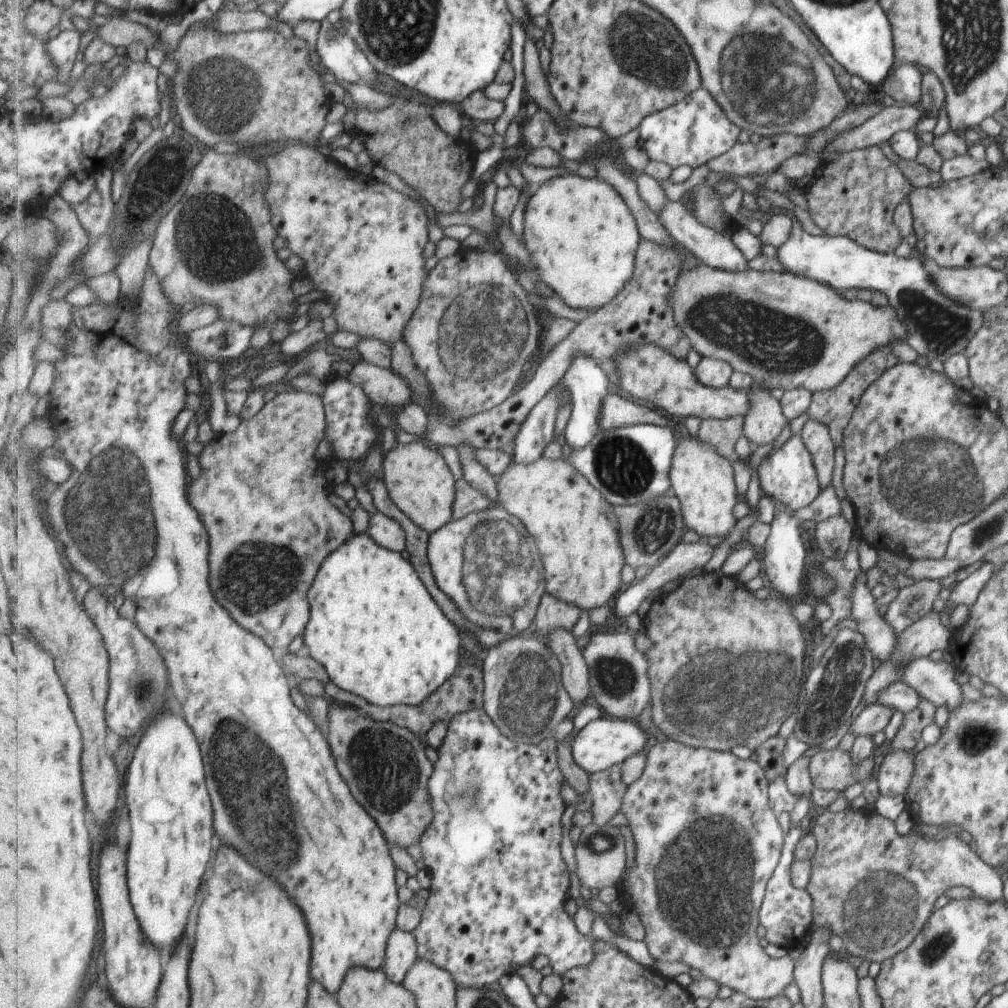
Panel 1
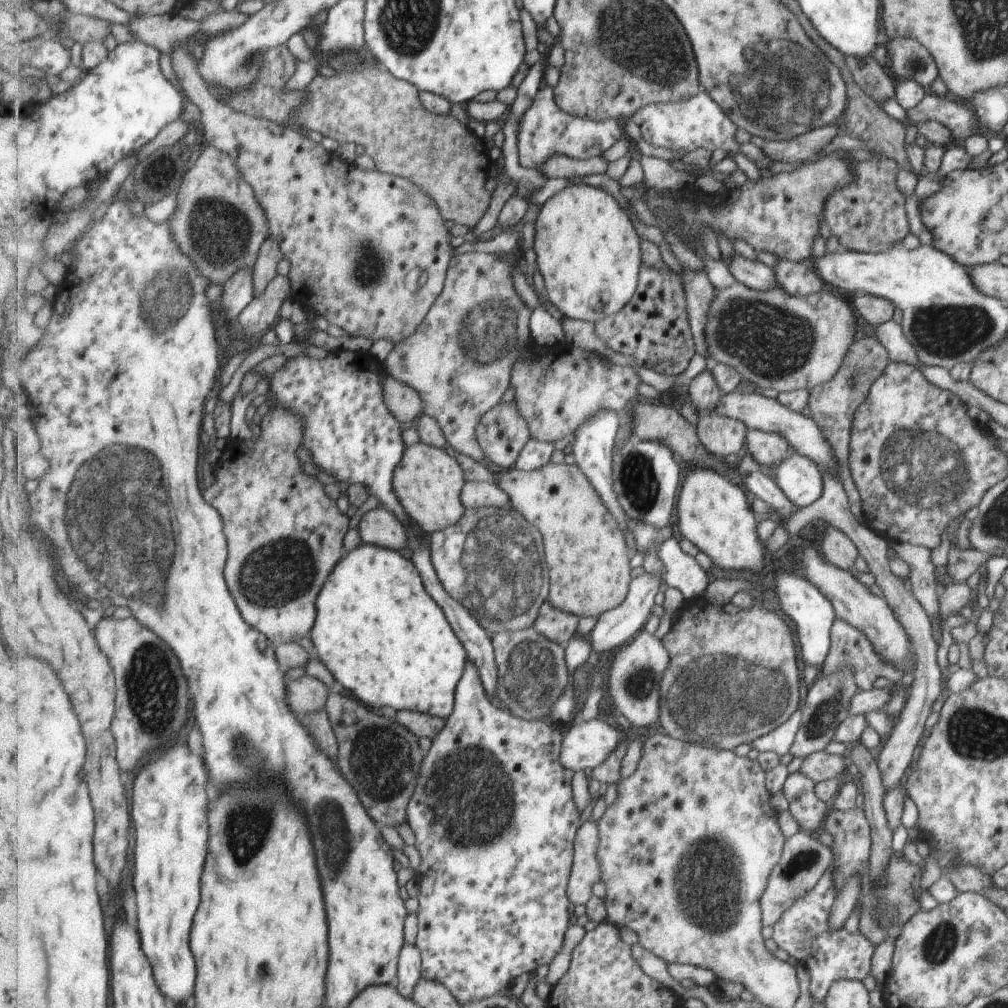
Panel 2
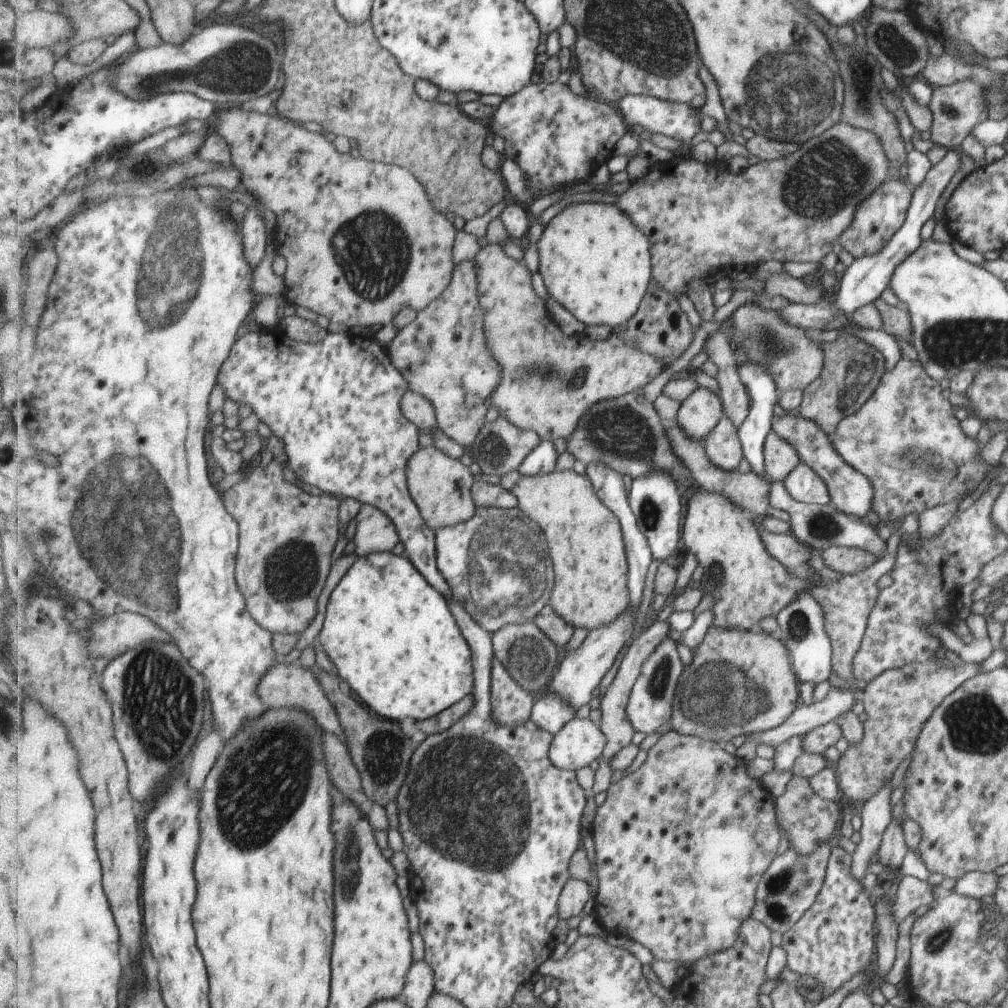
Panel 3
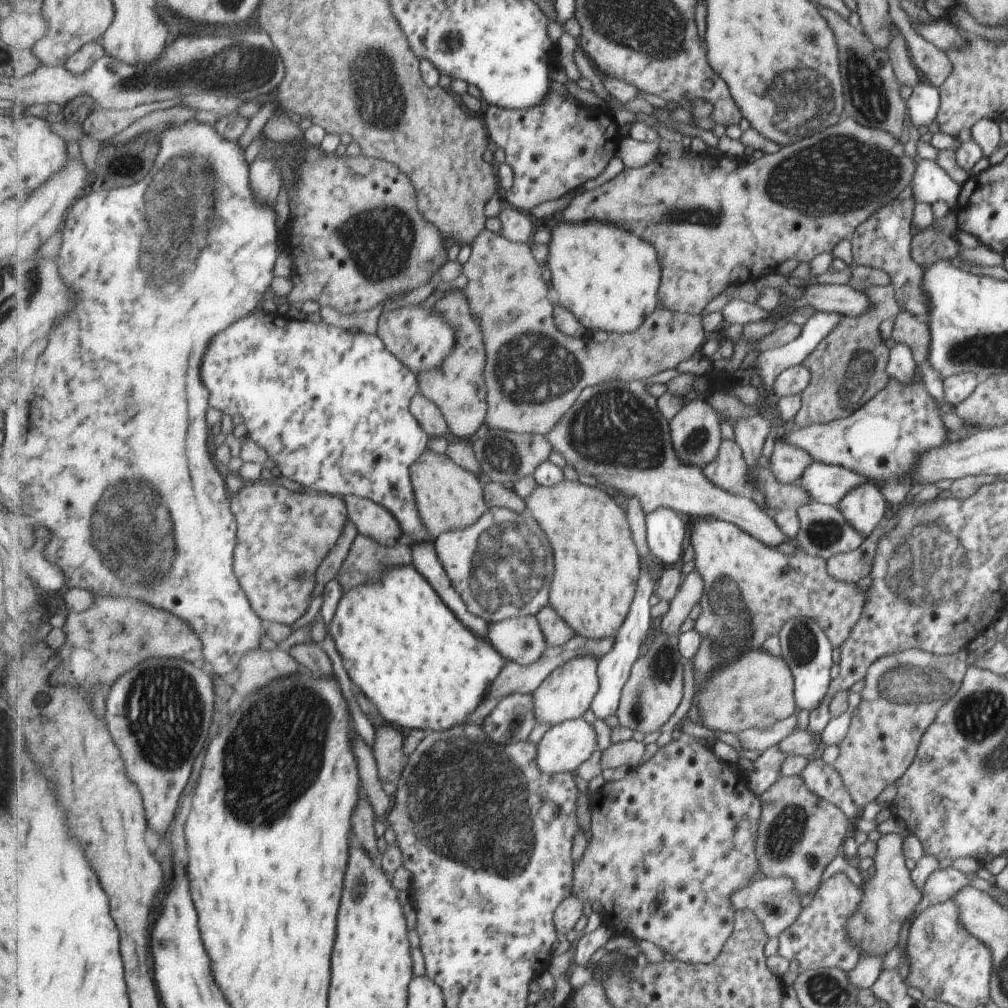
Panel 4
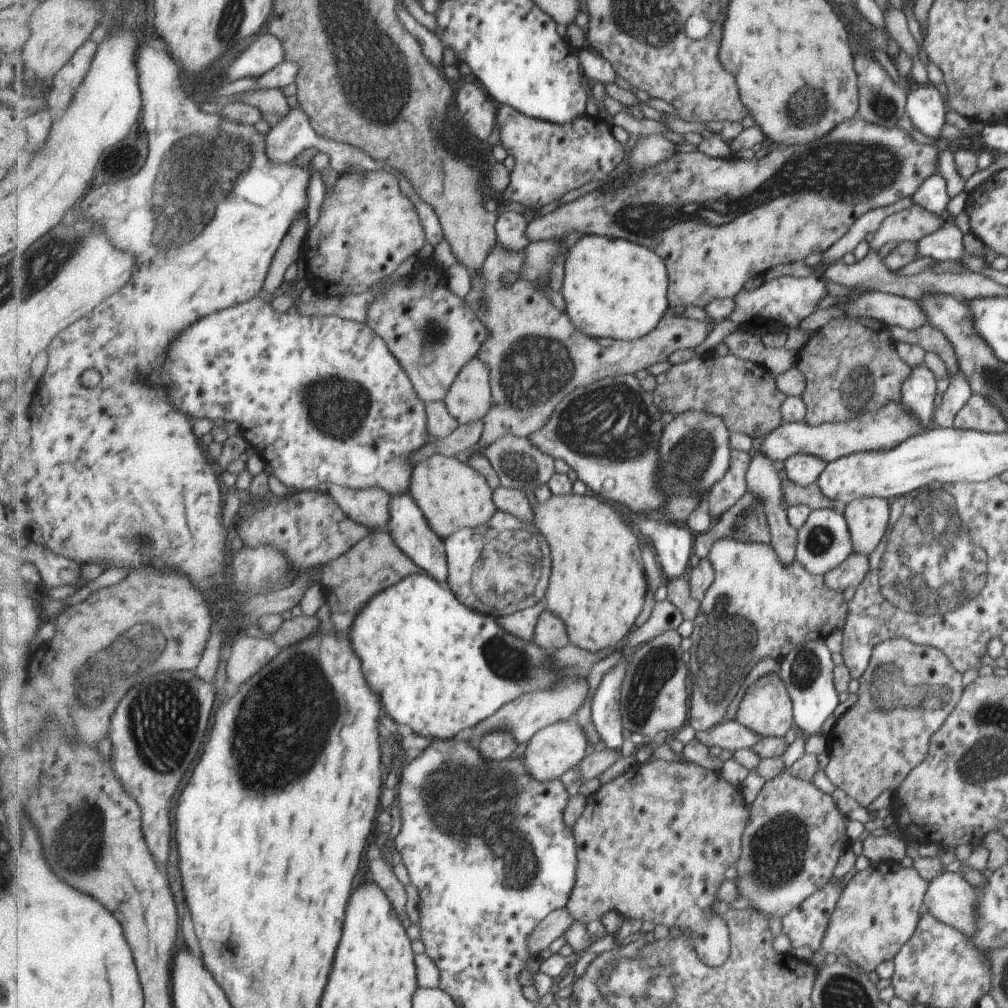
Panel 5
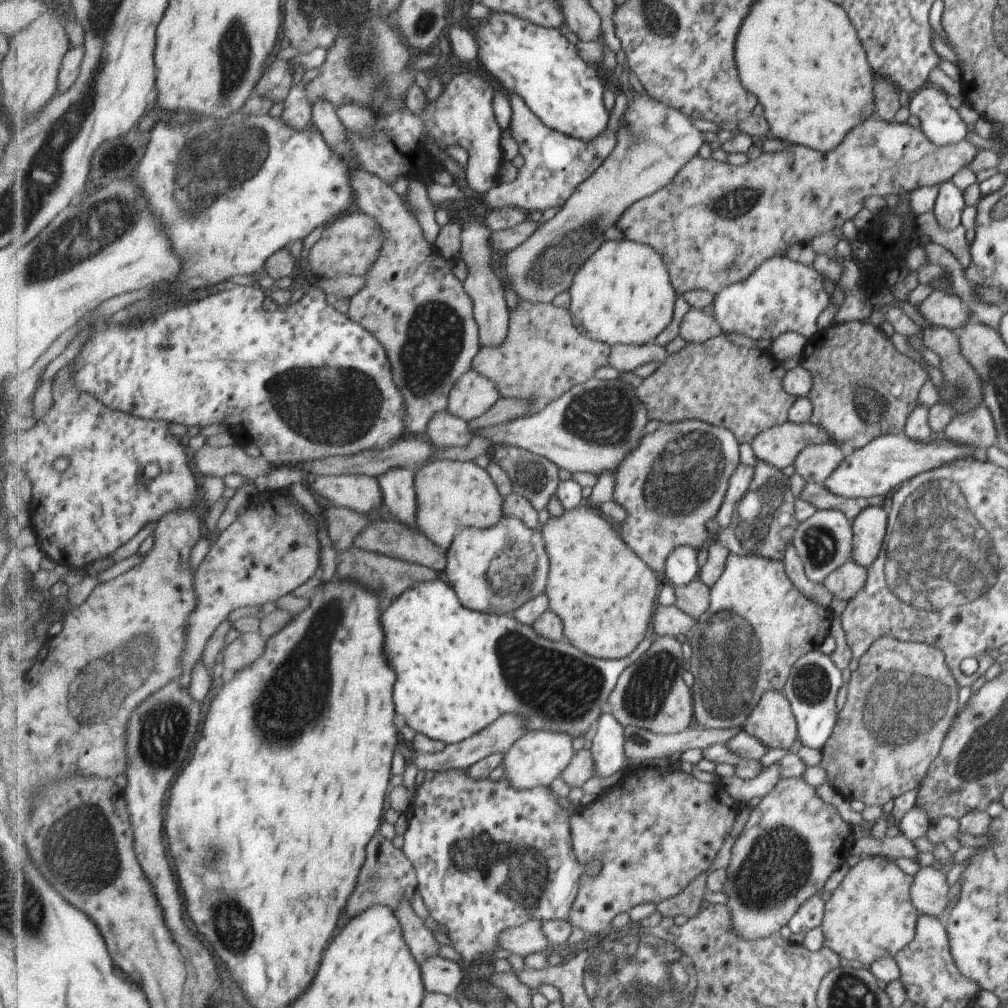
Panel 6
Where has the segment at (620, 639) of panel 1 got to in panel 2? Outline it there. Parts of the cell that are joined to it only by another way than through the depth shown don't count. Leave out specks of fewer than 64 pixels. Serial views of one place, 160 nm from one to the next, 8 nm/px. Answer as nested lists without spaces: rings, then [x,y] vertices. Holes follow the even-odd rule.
[[[639,631],[631,642],[621,647],[608,671],[608,694],[614,708],[635,726],[651,726],[660,720],[660,684],[668,669],[671,654],[663,639]]]

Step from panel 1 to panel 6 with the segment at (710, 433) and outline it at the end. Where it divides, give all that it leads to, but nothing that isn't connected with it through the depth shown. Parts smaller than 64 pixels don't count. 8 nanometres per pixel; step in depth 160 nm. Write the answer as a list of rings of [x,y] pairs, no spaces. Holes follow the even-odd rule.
[[[743,465],[736,466],[736,472],[732,474],[727,490],[723,496],[722,505],[720,506],[716,519],[719,526],[723,529],[729,524],[733,508],[739,500],[746,494],[747,486],[751,482],[753,476],[753,467]]]

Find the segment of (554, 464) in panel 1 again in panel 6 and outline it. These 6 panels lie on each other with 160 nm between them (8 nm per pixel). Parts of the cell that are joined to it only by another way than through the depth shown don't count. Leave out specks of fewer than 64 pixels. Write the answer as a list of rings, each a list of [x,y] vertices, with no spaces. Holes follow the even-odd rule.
[[[585,502],[583,506],[565,509],[561,516],[549,516],[541,526],[552,558],[552,573],[546,586],[549,610],[562,618],[566,640],[579,650],[600,659],[624,659],[645,640],[649,624],[655,618],[655,600],[659,594],[659,578],[652,566],[624,541],[621,532],[615,530],[615,524],[598,507]]]

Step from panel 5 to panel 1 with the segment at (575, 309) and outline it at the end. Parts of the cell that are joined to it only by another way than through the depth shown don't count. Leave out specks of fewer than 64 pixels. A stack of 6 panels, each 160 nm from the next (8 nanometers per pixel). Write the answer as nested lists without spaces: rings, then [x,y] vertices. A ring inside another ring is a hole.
[[[563,174],[536,186],[527,202],[524,217],[524,241],[531,260],[539,270],[544,284],[569,308],[584,309],[590,313],[605,308],[613,298],[625,290],[636,273],[637,252],[642,235],[624,196],[615,186],[599,177],[583,178],[581,174]]]

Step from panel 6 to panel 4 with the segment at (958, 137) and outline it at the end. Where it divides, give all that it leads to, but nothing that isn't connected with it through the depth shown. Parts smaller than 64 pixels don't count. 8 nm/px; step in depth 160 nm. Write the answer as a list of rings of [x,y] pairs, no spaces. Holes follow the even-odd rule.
[[[917,83],[906,101],[908,120],[913,126],[927,126],[931,120],[936,118],[940,106],[940,93],[932,84]]]

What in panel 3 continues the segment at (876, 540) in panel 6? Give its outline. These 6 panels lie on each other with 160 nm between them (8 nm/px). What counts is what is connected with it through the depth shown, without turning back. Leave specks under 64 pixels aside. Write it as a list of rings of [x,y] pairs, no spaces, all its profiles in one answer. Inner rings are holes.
[[[784,413],[782,416],[773,417],[770,422],[770,430],[781,437],[797,453],[799,463],[811,467],[827,484],[831,495],[831,505],[839,512],[858,518],[863,514],[873,514],[873,500],[875,490],[868,478],[856,471],[844,461],[833,448],[832,440],[824,430],[812,420],[801,415],[792,416]]]

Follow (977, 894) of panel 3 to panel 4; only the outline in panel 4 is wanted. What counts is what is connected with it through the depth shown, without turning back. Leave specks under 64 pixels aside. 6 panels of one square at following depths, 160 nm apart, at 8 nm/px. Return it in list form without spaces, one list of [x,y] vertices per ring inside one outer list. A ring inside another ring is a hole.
[[[950,866],[942,870],[937,868],[930,873],[925,880],[919,902],[913,907],[908,918],[901,924],[897,935],[897,946],[900,949],[905,949],[909,928],[923,909],[929,905],[952,899],[962,888],[970,887],[967,884],[971,882],[971,878],[975,877],[977,877],[975,873],[963,873]]]

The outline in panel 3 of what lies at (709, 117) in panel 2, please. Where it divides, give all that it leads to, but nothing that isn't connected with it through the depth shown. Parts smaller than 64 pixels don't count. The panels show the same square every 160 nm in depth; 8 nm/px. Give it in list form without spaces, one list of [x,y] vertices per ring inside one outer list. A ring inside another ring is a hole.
[[[628,95],[618,108],[628,125],[640,124],[646,133],[658,132],[682,143],[689,143],[699,130],[700,114],[686,103],[647,95]]]

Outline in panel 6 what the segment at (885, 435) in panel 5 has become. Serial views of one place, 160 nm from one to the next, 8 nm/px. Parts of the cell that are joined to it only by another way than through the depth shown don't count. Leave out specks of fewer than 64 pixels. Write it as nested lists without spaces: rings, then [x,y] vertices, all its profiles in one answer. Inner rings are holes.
[[[784,422],[761,431],[752,438],[750,447],[757,461],[781,469],[792,464],[799,453],[808,446],[823,443],[833,443],[839,448],[848,446],[843,442],[832,442],[830,436],[813,423]]]

